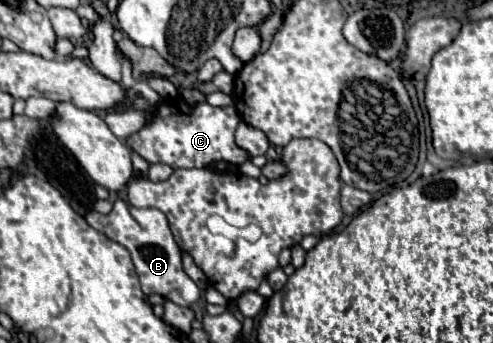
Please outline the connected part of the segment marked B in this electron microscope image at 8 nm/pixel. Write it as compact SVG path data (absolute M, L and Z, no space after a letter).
M118 198L110 214L100 214L96 210L90 210L86 212L84 218L94 230L106 234L110 240L128 248L144 294L162 294L166 300L172 300L178 306L190 306L200 300L202 296L200 288L182 270L180 248L170 232L164 212L160 212L158 208L136 208Z

